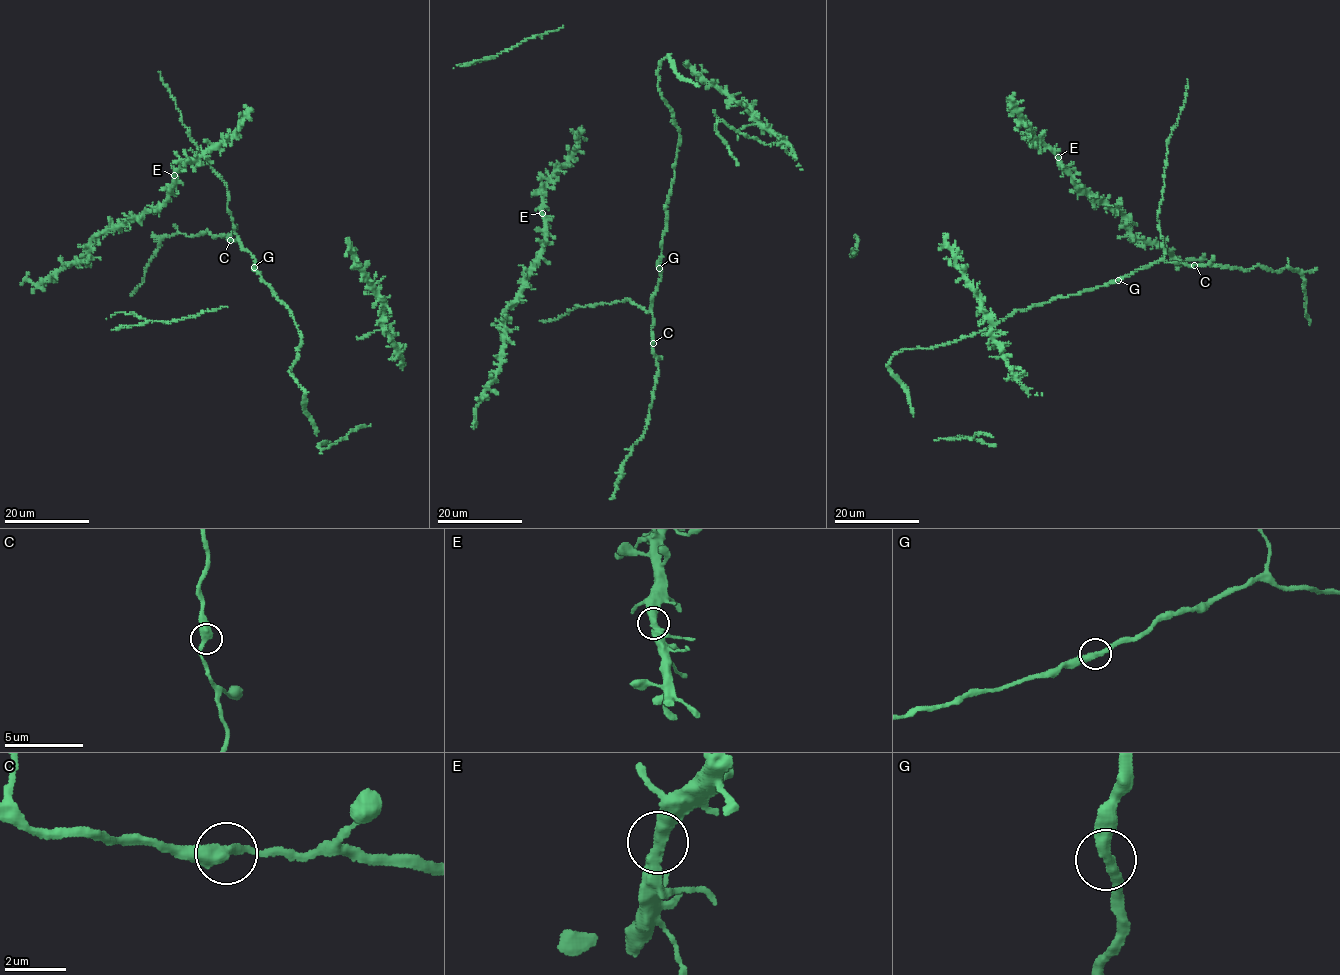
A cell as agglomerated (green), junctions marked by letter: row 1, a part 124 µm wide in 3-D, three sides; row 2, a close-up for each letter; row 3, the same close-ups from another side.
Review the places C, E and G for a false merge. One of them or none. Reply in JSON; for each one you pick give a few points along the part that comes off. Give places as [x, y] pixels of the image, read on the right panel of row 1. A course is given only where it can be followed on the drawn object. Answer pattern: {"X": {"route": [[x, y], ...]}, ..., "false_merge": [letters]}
{"false_merge": []}

